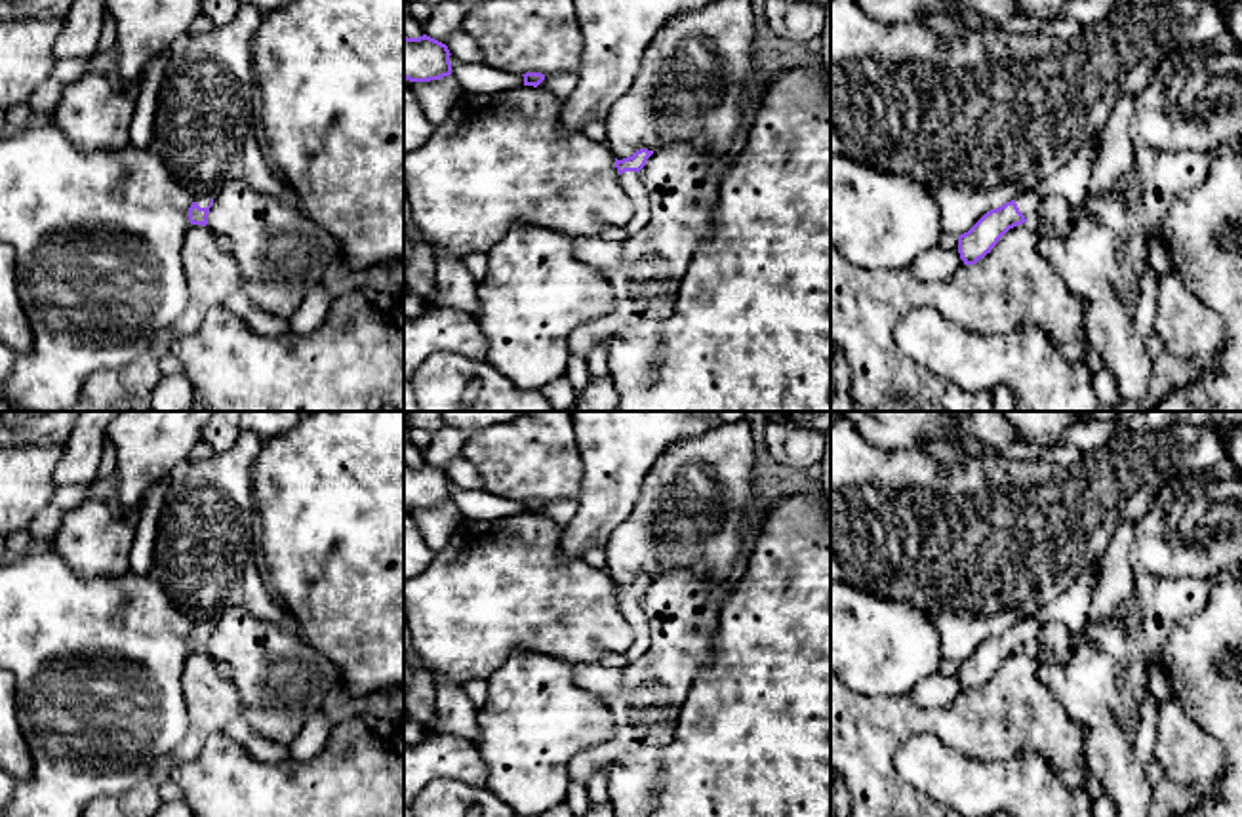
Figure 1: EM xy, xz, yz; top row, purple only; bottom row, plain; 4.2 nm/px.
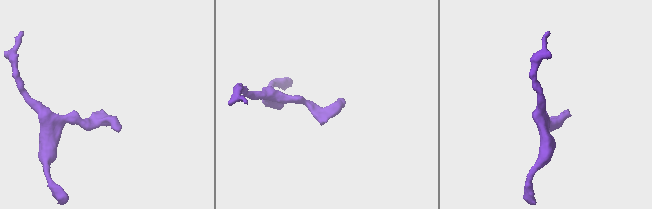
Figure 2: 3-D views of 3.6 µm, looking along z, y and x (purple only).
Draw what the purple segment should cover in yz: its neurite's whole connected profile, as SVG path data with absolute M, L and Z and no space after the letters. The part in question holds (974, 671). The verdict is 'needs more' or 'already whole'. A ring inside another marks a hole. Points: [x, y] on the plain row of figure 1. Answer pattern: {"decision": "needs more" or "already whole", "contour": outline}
{"decision": "needs more", "contour": "M1103 564L1092 566L1067 592L1038 608L1034 615L1023 619L1017 627L987 638L968 659L958 663L958 680L964 691L975 691L991 680L1010 655L1034 648L1046 623L1061 623L1076 638L1088 623L1092 598L1101 575Z"}

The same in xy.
{"decision": "needs more", "contour": "M213 621L196 625L192 628L192 632L189 634L189 648L190 648L190 651L202 651L202 653L206 653L211 630L213 630Z"}

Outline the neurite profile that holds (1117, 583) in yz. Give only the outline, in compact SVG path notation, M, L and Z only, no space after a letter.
M1124 522L1116 528L1103 556L1103 575L1092 598L1088 623L1109 623L1122 602L1133 596L1133 571L1130 548L1135 539L1135 524Z

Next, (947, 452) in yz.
M935 438L932 442L918 442L911 449L922 451L941 461L943 465L960 461L966 455L964 448L958 442L949 442L945 438Z

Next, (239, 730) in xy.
M244 716L230 720L219 731L240 745L244 745L251 735L255 735L255 729L248 724Z

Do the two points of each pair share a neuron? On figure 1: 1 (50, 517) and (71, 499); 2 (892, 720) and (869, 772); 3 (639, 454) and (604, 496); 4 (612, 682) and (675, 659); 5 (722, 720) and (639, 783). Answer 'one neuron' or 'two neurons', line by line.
1: one neuron
2: one neuron
3: one neuron
4: two neurons
5: one neuron

